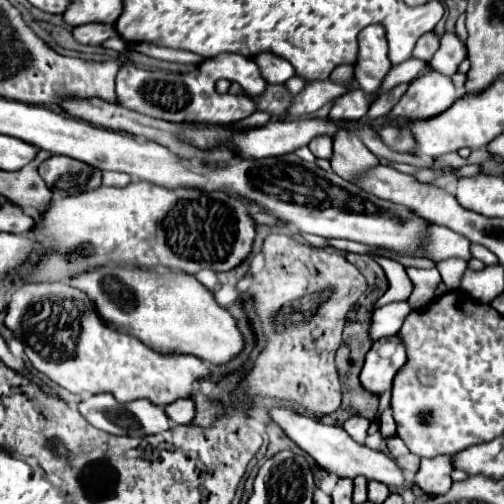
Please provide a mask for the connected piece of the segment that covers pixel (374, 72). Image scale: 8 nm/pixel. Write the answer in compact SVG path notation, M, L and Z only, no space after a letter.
M367 26L358 35L358 58L355 64L355 78L365 94L379 90L385 74L391 68L387 58L387 38L383 26Z

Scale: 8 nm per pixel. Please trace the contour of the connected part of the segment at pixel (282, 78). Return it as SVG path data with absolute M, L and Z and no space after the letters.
M259 54L255 62L267 84L285 84L293 76L293 66L275 54Z

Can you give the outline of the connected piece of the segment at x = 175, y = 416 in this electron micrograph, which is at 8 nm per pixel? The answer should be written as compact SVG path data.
M177 400L165 408L167 416L175 424L191 424L195 418L195 402L193 400Z

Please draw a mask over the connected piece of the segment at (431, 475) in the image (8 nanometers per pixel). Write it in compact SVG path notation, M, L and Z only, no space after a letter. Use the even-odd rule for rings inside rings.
M437 456L437 458L429 458L429 460L423 458L421 460L421 468L413 476L413 484L427 498L441 496L453 484L451 470L453 470L453 464L451 464L449 456Z

